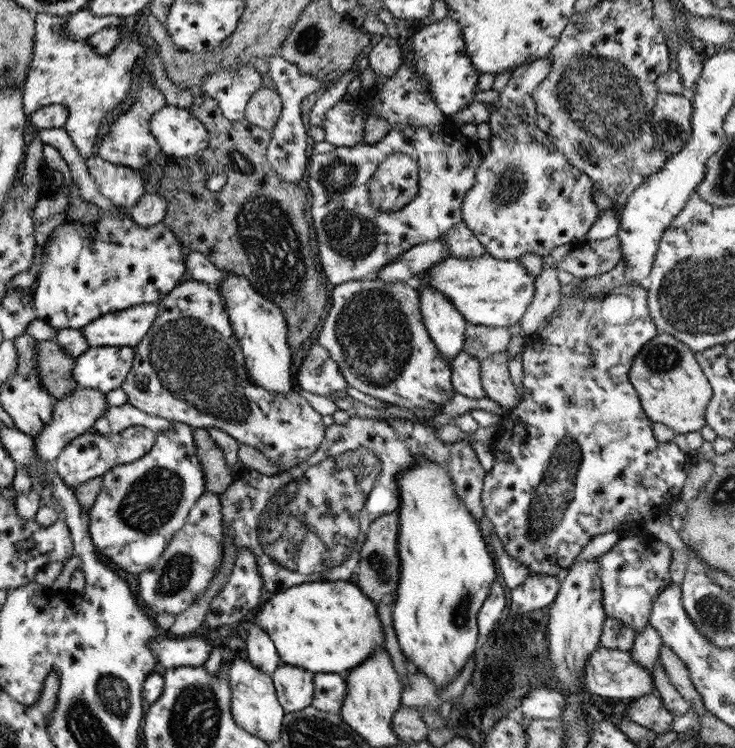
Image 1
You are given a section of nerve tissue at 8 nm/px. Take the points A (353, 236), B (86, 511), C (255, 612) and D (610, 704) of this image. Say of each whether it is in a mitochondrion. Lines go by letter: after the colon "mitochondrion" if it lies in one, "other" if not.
A: mitochondrion
B: other
C: other
D: other

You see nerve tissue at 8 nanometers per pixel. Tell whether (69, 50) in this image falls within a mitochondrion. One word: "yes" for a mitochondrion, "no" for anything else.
no

